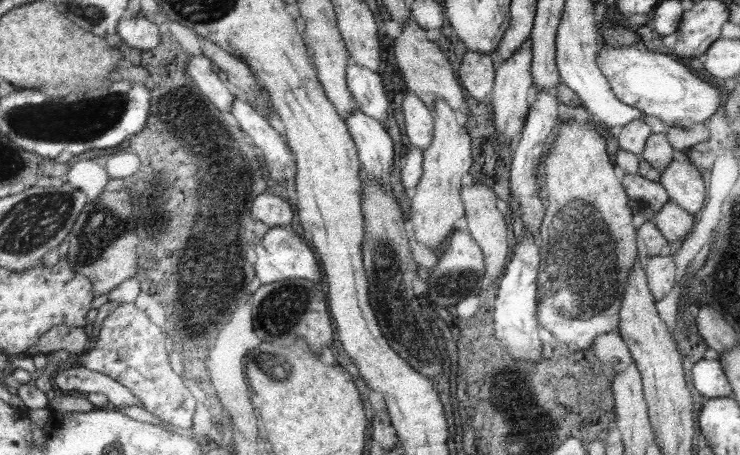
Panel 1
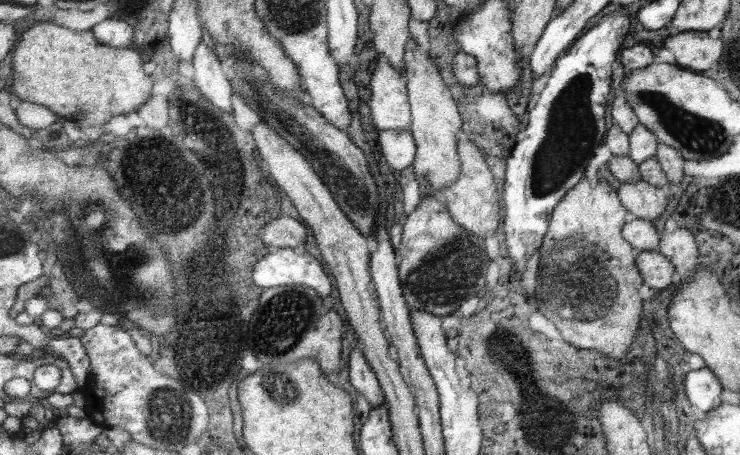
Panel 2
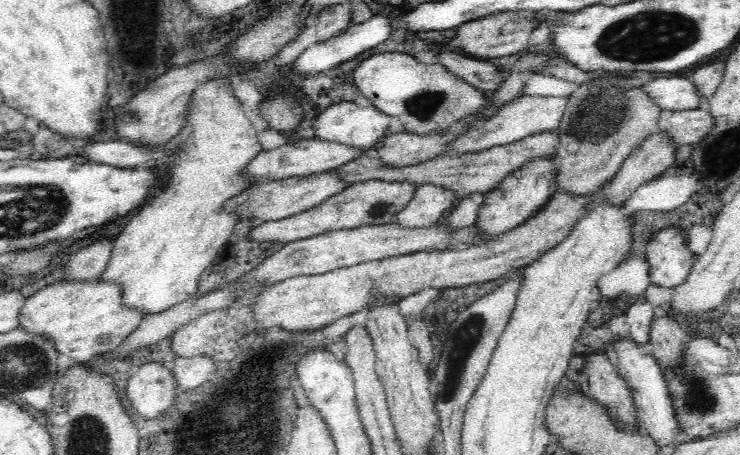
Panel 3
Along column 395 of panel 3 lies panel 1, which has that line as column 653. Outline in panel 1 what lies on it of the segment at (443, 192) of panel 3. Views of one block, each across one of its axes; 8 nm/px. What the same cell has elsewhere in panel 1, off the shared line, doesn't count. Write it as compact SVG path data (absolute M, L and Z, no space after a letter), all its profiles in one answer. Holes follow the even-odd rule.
M667 202L665 208L661 208L655 214L653 224L667 238L667 244L675 244L677 240L681 242L691 234L691 230L693 230L691 228L693 226L693 214L689 214L687 210L683 210L675 202Z

